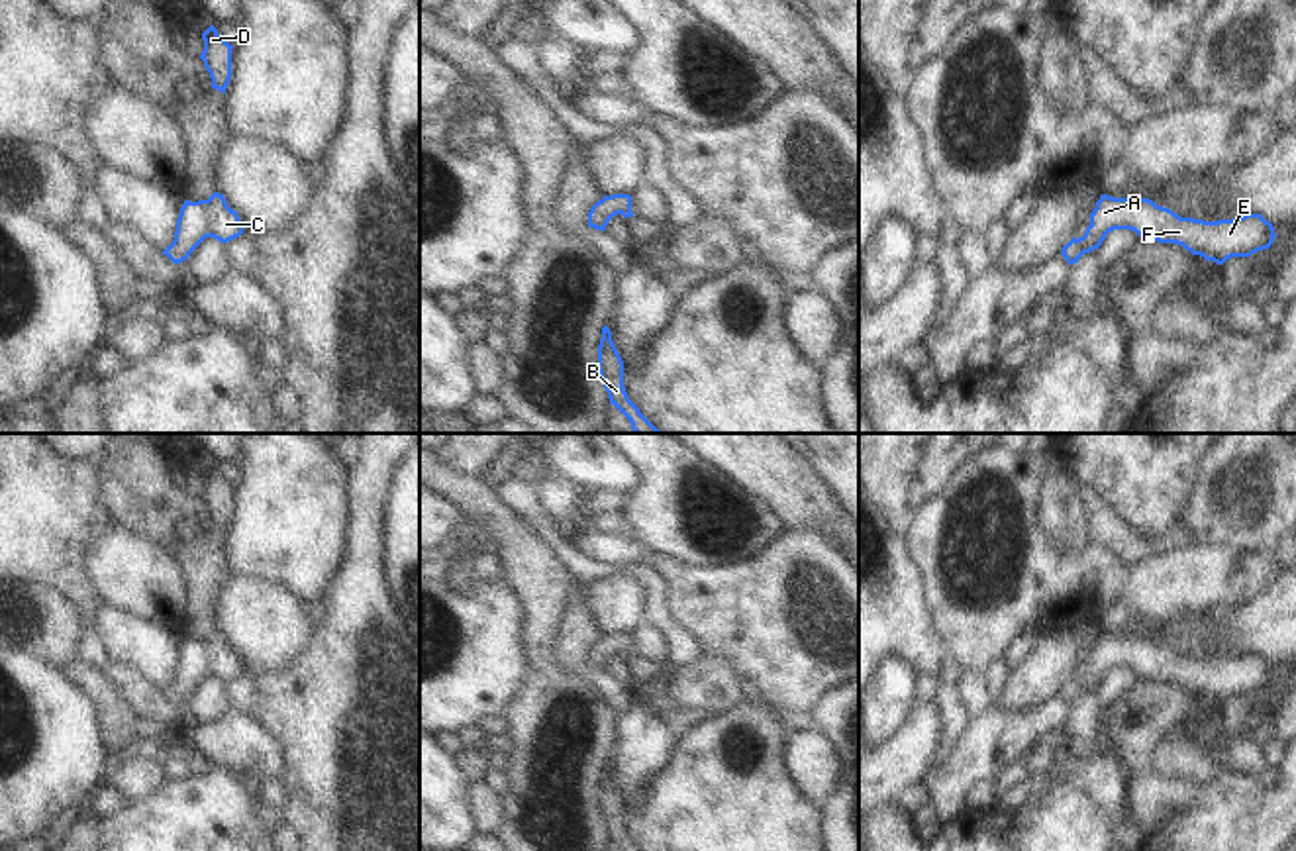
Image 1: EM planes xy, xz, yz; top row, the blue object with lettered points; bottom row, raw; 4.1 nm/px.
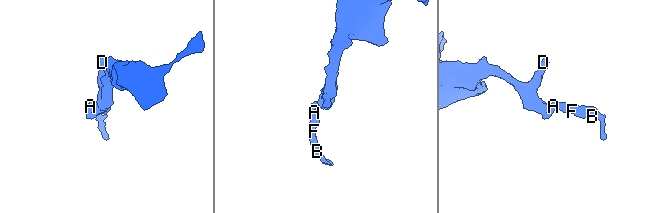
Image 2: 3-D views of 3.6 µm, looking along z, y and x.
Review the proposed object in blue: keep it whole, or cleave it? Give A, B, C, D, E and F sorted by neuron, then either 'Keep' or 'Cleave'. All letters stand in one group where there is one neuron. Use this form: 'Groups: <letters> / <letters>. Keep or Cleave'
Groups: A B C D E F. Keep.

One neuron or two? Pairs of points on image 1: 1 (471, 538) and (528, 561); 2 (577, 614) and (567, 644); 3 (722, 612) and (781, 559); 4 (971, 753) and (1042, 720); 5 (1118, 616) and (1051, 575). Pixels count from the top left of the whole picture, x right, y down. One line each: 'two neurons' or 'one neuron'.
1: two neurons
2: one neuron
3: one neuron
4: one neuron
5: two neurons

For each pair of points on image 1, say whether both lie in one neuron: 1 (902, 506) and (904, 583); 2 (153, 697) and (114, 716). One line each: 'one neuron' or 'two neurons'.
1: two neurons
2: two neurons

